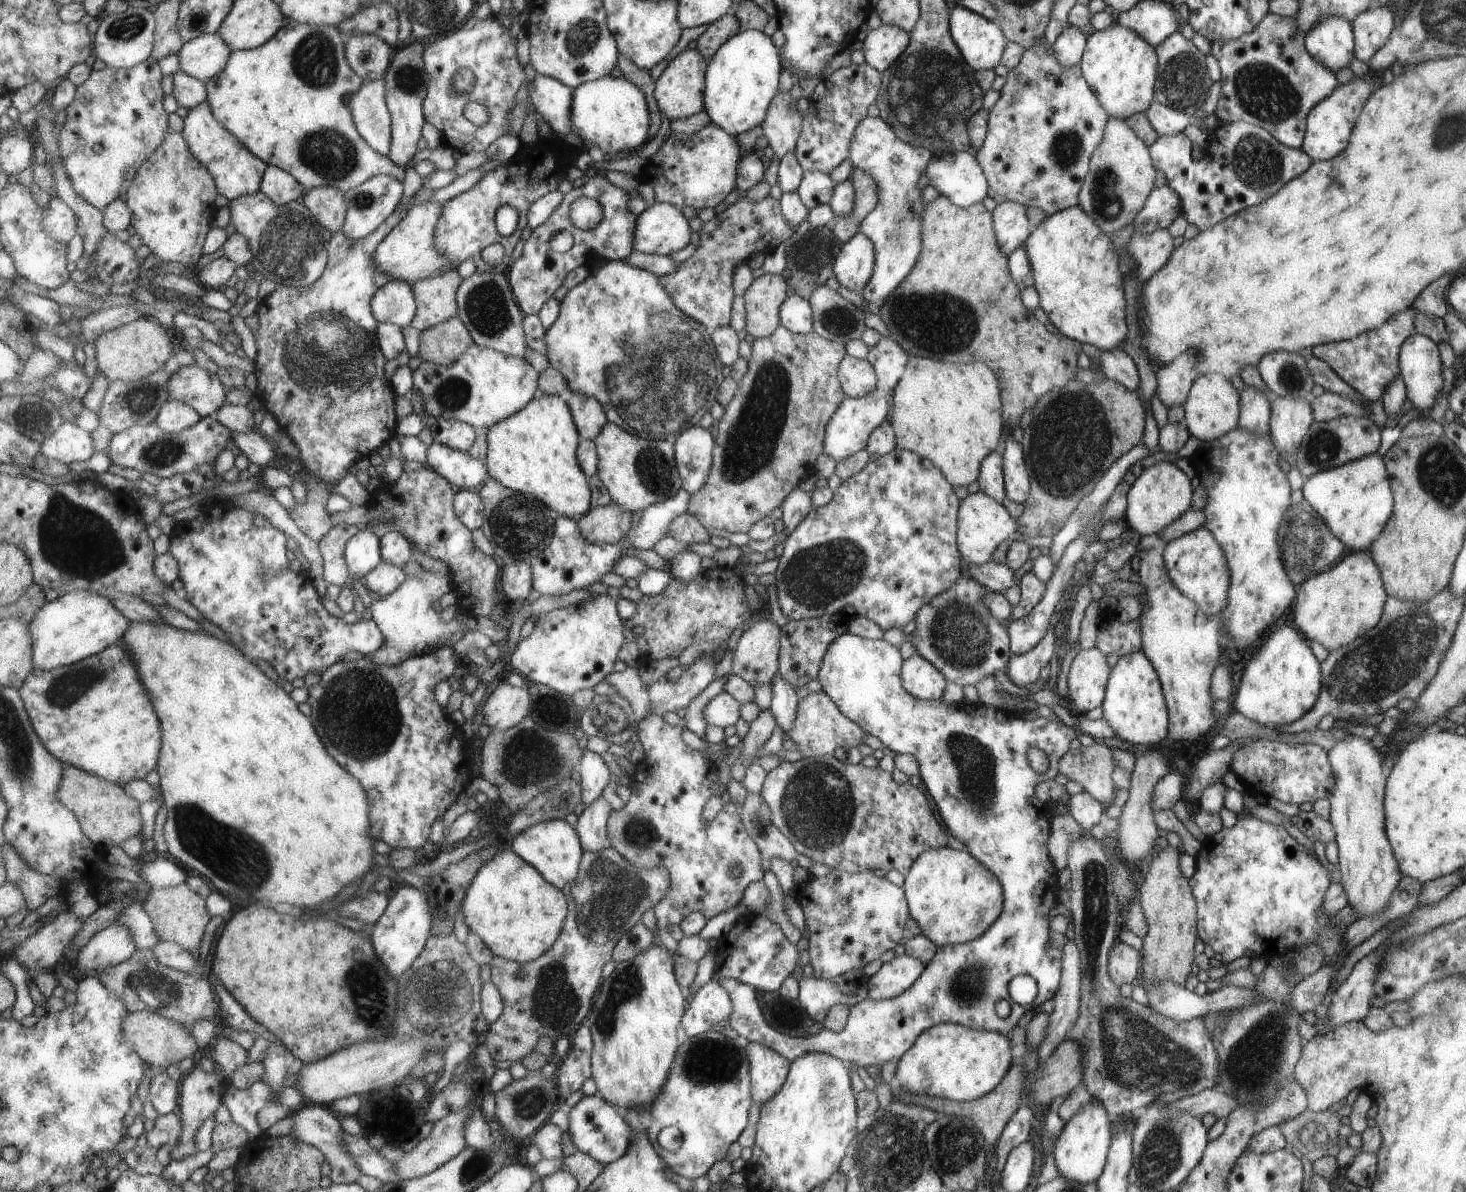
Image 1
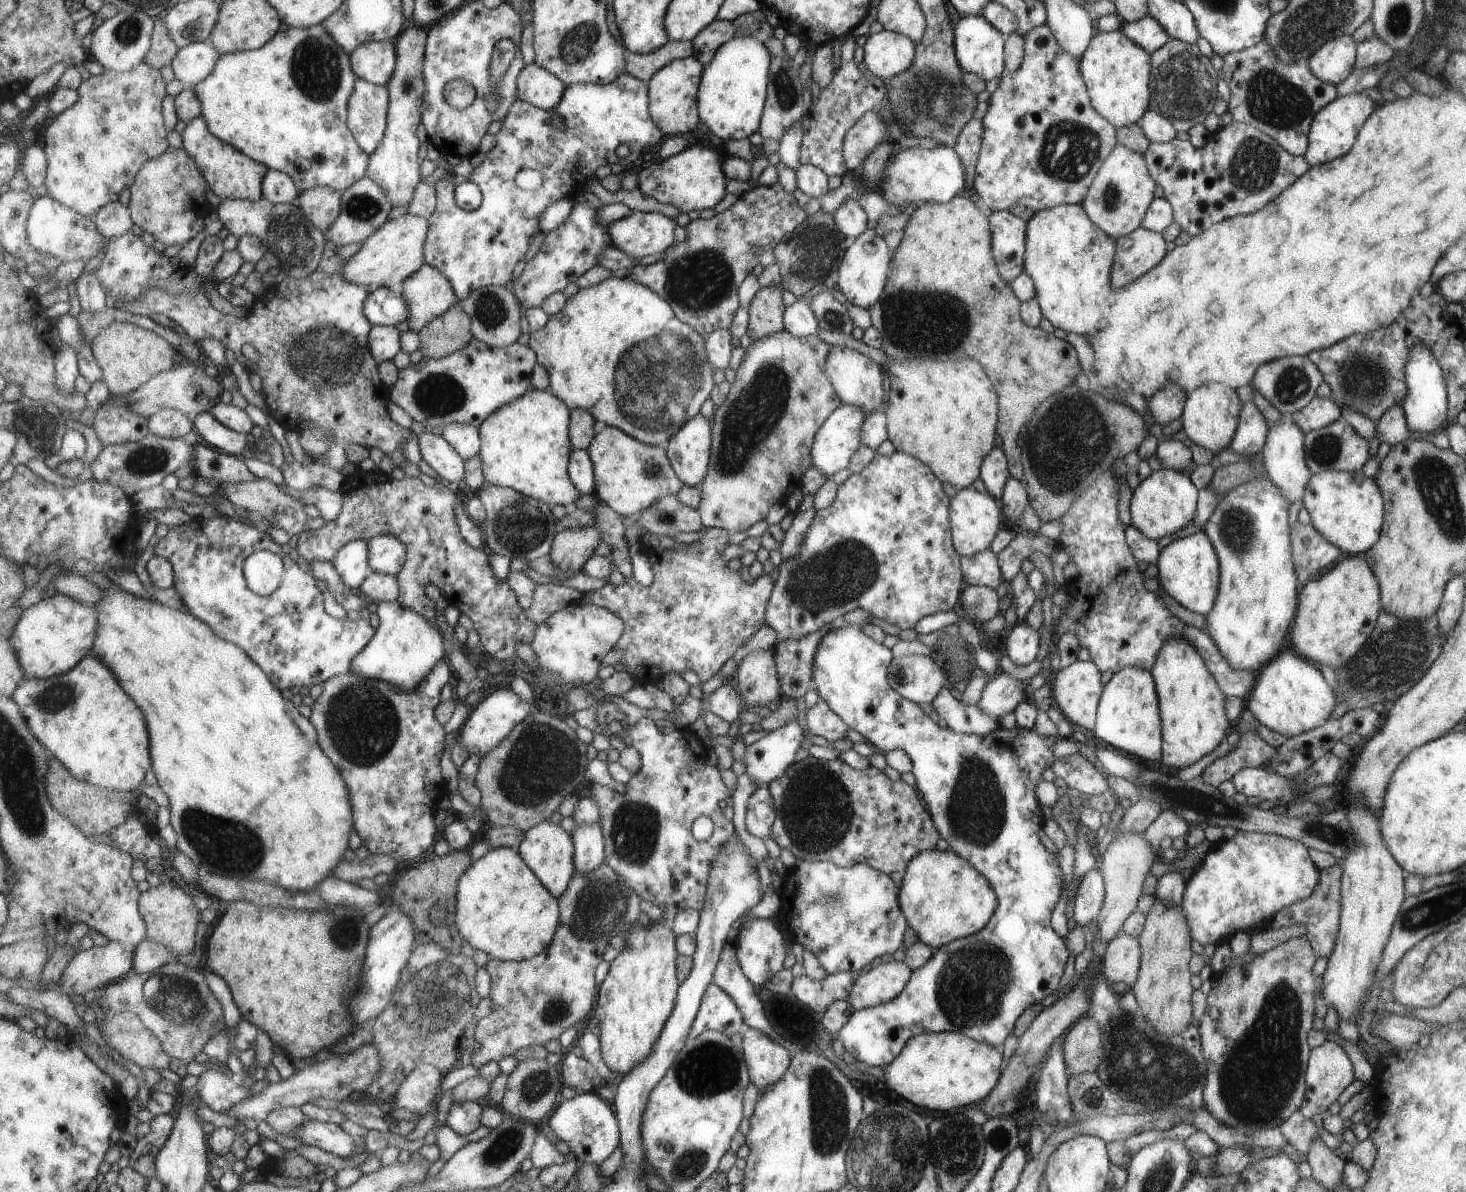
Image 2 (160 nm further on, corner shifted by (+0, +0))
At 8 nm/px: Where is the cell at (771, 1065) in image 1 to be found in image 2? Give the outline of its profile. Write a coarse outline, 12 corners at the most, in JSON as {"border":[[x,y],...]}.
{"border":[[745,1027],[742,1053],[761,1090],[782,1077],[790,1052],[763,1031]]}

